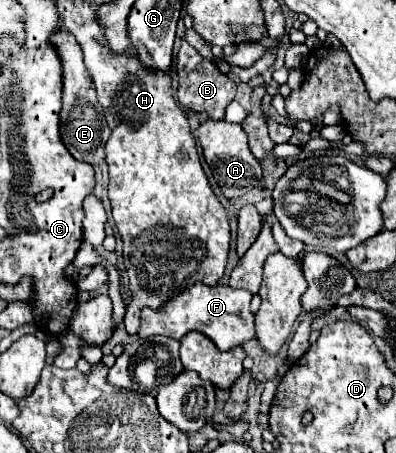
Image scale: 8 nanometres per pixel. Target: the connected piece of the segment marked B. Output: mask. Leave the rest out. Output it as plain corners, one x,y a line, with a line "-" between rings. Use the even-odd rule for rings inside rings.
183,41
181,49
177,53
177,75
179,75
177,97
179,97
181,107
185,107
187,111
193,111
193,113
207,113
209,119
225,117
225,107
233,101
237,87
211,61
203,59
187,41

